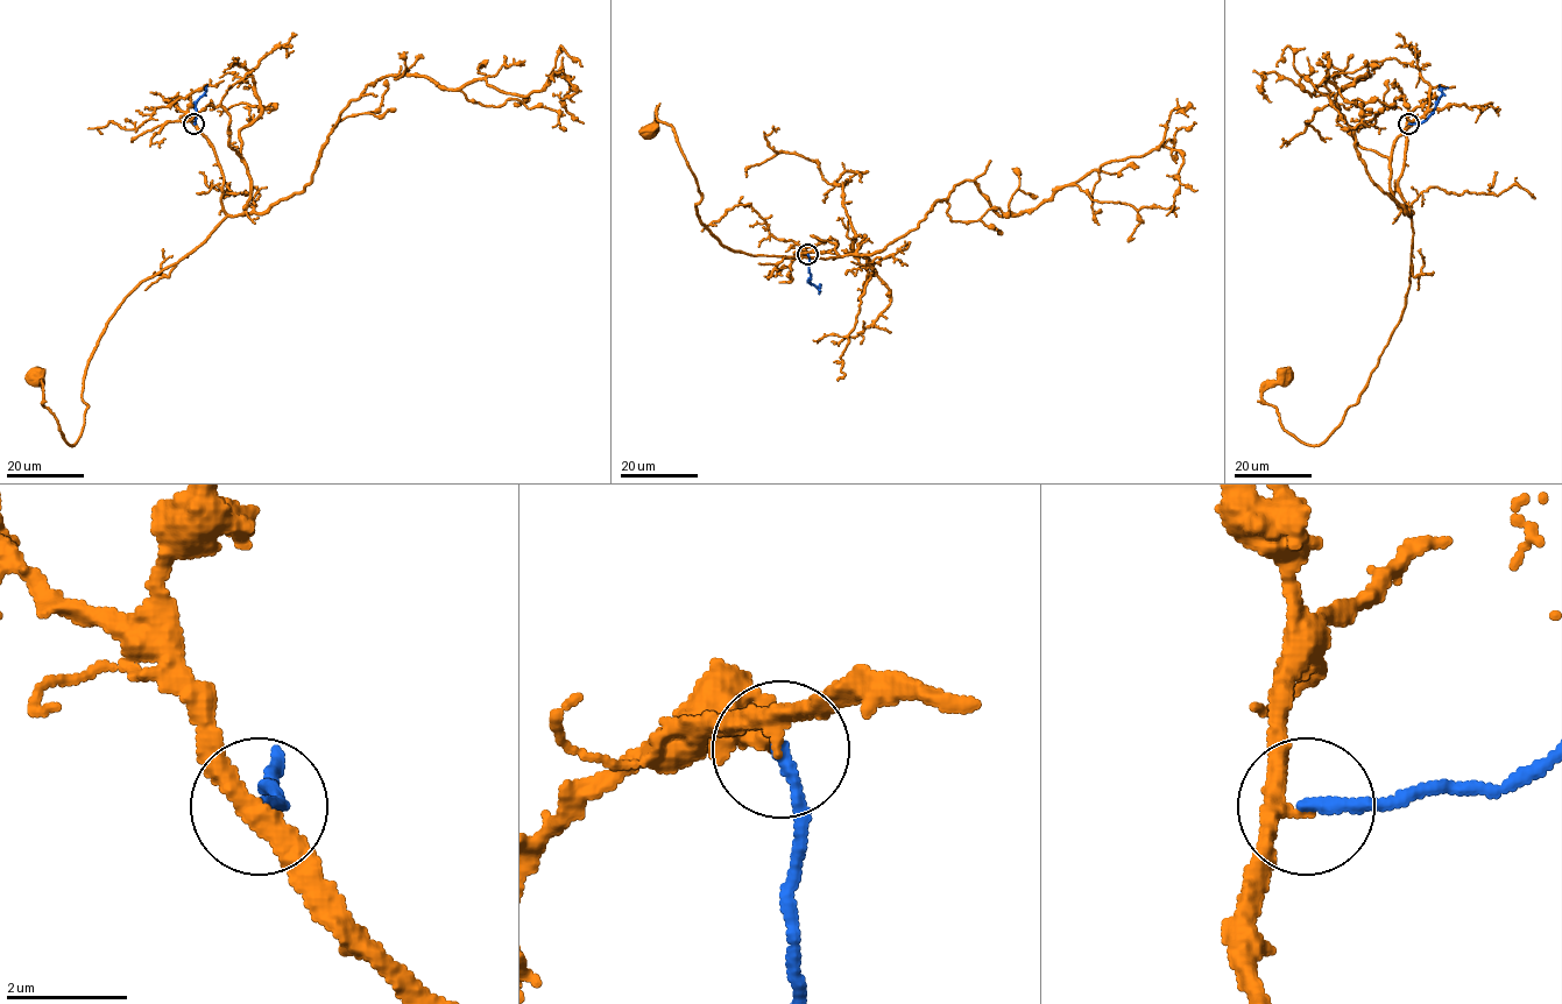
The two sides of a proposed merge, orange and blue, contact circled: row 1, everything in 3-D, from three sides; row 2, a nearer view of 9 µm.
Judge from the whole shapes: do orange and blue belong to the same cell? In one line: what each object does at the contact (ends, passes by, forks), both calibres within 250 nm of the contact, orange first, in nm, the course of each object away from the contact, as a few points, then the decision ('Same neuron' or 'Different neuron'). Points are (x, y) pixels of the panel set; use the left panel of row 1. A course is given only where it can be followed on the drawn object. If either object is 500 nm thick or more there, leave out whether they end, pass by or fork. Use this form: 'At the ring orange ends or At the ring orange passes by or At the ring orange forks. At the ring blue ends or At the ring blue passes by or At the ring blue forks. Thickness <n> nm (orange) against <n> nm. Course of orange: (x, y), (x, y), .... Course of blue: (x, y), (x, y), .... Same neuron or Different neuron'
At the ring orange passes by. At the ring blue ends. Thickness 240 nm (orange) against 200 nm. Course of orange: (195, 124), (220, 169), (226, 217), (110, 320), (84, 376), (73, 445), (36, 375). Course of blue: (195, 124), (196, 101), (205, 87). Same neuron

